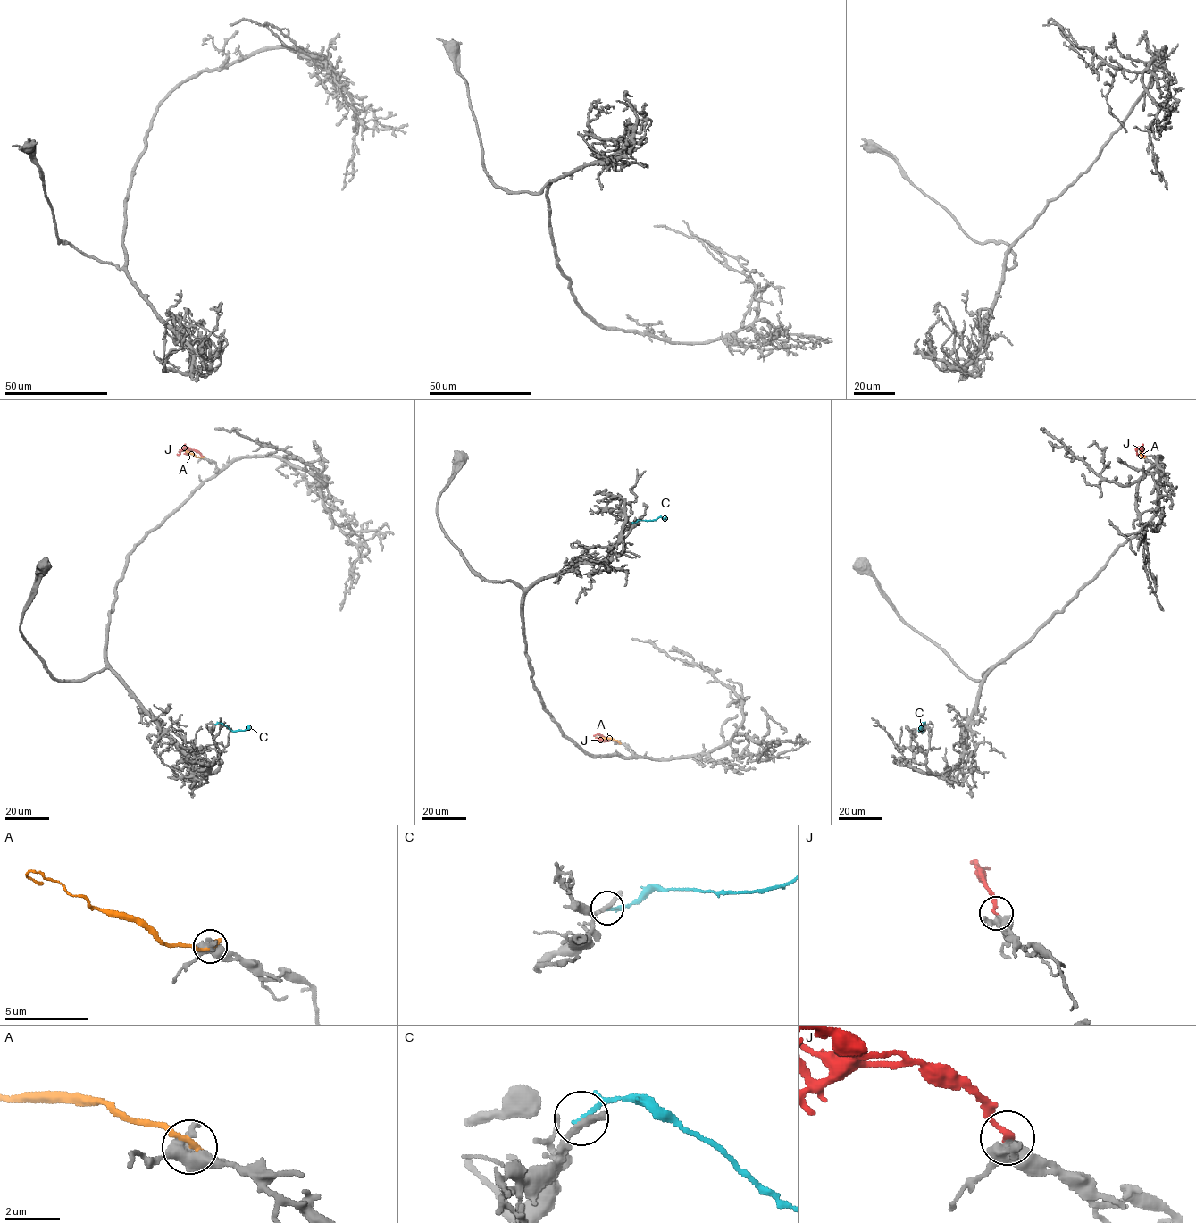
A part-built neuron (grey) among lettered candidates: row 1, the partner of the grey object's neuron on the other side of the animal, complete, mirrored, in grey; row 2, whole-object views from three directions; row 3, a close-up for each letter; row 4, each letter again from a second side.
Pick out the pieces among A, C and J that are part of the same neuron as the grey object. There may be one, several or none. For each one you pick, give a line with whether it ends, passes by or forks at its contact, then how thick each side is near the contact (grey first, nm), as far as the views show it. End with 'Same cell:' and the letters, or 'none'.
J: it ends; calibres 360 and 200 nm
Same cell: J

